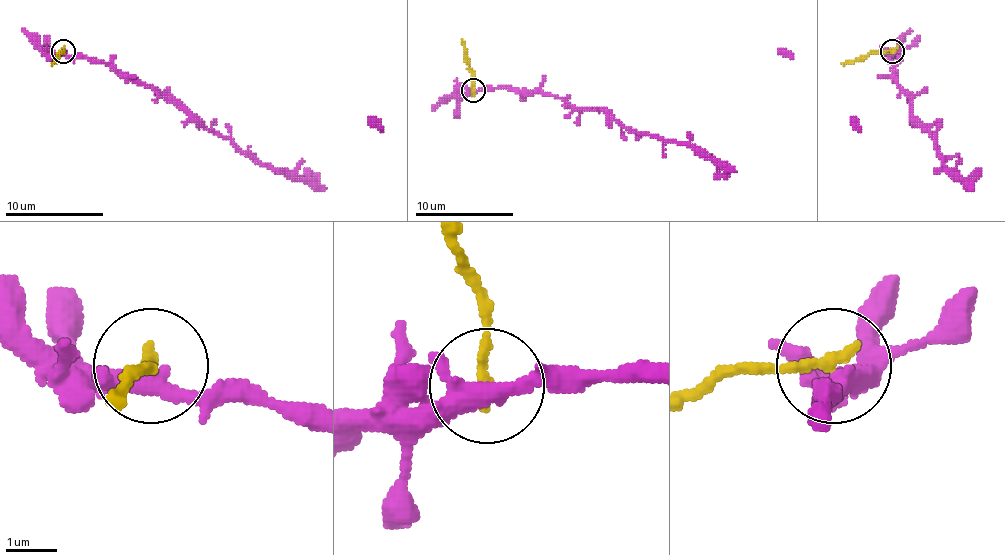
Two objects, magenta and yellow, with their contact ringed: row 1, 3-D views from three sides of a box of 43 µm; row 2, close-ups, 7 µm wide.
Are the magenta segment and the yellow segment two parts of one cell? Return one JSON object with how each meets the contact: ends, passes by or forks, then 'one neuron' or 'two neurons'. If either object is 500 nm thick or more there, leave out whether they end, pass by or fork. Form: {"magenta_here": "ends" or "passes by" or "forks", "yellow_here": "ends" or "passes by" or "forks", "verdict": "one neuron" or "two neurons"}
{"magenta_here": "passes by", "yellow_here": "ends", "verdict": "two neurons"}

